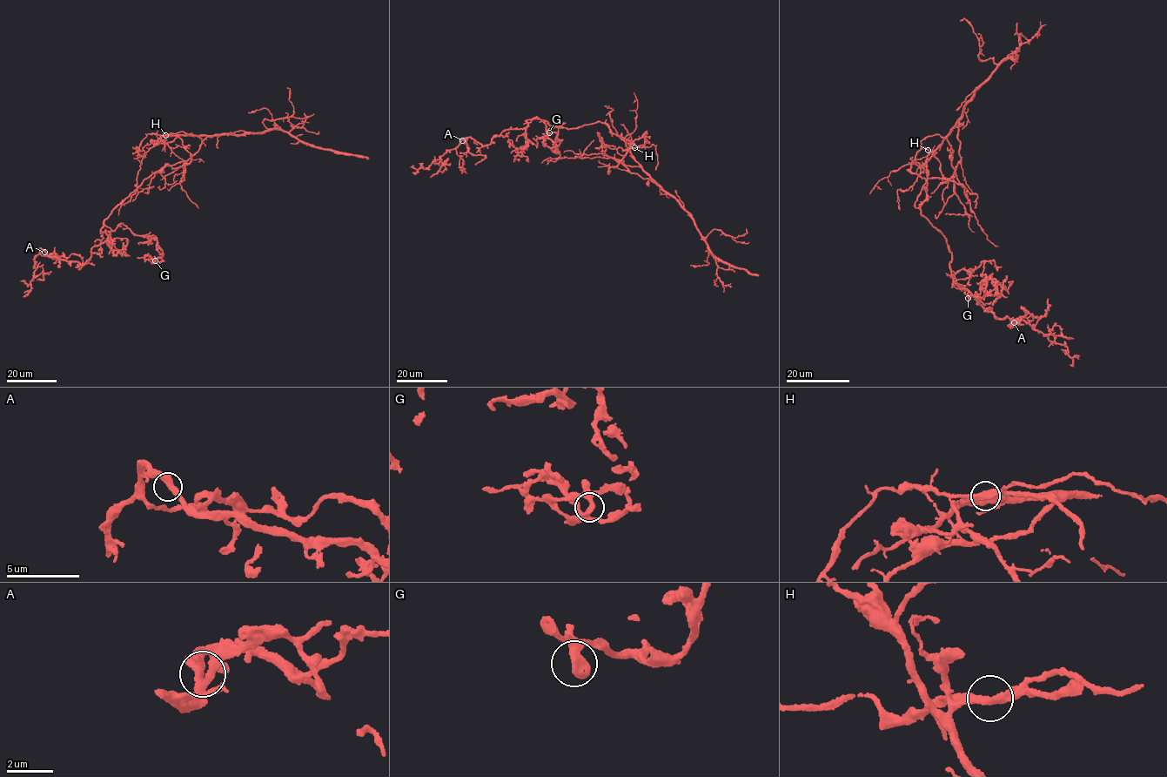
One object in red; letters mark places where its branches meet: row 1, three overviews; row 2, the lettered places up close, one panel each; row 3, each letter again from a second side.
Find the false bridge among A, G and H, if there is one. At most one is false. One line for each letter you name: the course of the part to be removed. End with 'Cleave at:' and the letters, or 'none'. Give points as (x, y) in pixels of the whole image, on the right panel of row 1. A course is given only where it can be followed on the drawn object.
H: foreign part runs (928, 150), (936, 151), (941, 146), (976, 89), (990, 77), (1002, 60), (1009, 57), (1015, 60), (1016, 48)
Cleave at: H

